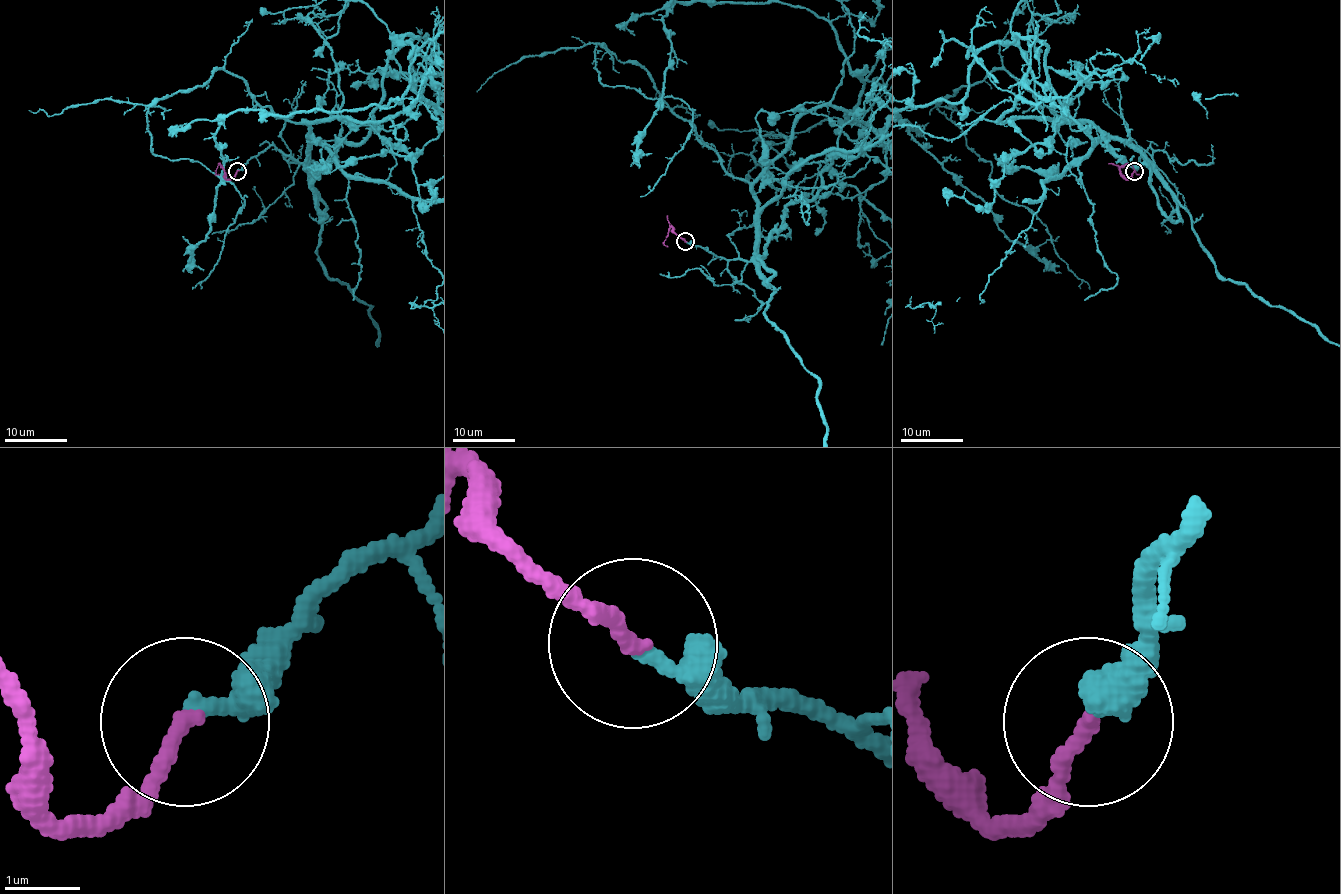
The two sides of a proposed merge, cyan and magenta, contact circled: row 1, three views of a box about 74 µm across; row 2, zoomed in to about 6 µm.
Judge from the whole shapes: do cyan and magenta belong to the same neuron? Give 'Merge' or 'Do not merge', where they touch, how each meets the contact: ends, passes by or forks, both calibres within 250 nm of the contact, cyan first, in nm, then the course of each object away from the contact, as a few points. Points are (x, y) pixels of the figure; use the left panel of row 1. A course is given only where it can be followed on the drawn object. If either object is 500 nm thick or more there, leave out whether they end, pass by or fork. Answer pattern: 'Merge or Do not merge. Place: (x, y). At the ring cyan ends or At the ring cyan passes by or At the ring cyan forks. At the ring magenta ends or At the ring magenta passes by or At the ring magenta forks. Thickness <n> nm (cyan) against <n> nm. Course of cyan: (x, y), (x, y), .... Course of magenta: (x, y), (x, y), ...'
Merge. Place: (237, 171). At the ring cyan ends. At the ring magenta ends. Thickness 240 nm (cyan) against 220 nm. Course of magenta: (238, 170), (227, 178), (220, 164), (216, 172), (219, 173)

